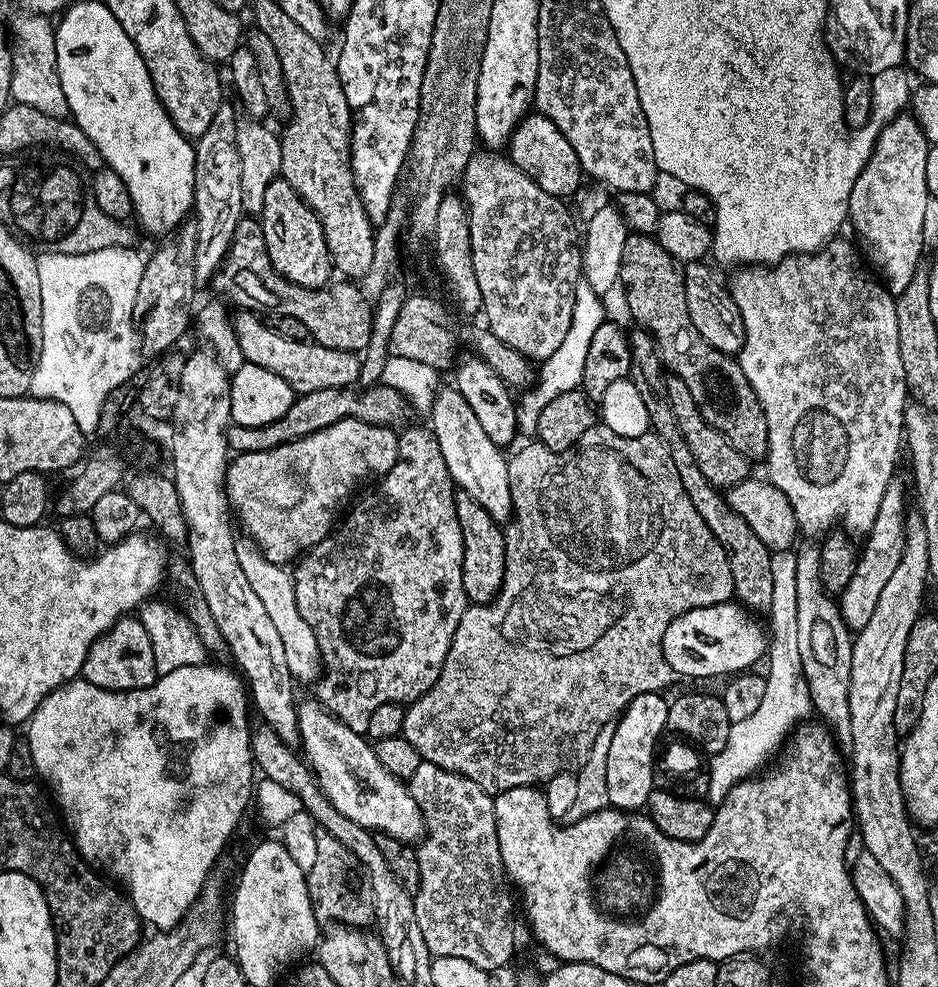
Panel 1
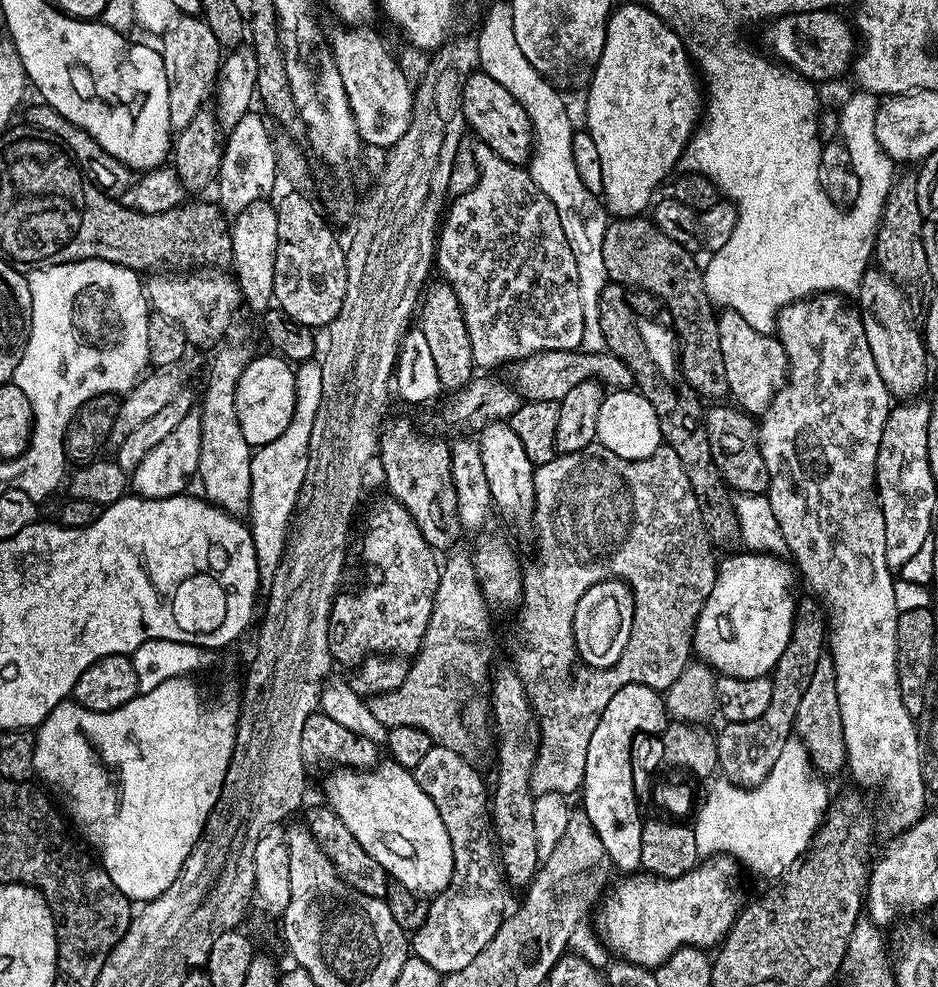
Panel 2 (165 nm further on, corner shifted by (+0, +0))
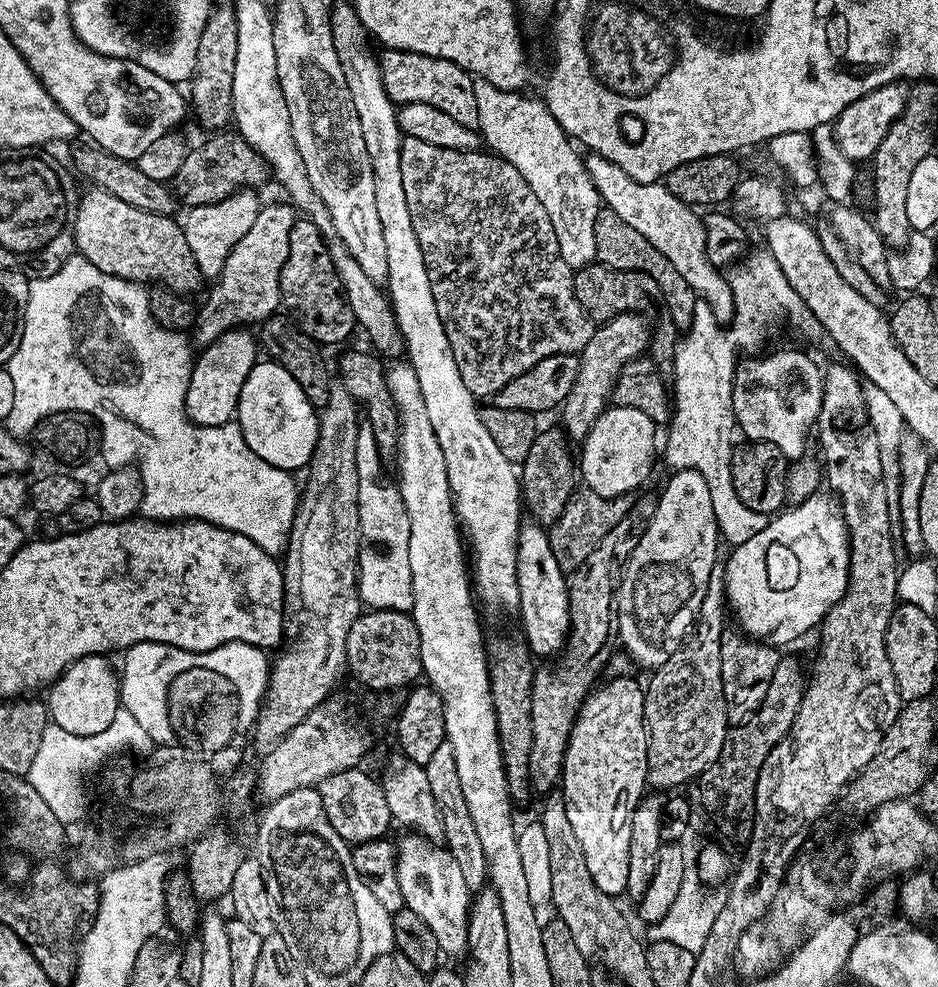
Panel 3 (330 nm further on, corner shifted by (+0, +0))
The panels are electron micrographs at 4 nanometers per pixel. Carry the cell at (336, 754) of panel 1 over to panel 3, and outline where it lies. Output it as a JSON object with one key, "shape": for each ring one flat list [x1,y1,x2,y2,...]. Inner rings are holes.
{"shape":[[404,834,398,840,396,853,396,869,398,870,398,886,402,886,404,907,414,910,418,918,426,921,426,926,434,930,434,938,438,938,438,946,445,957,461,956,468,951,468,914,470,911,470,893,466,886,466,878,462,878,462,869,452,857,447,847,439,843,424,839,419,834]]}

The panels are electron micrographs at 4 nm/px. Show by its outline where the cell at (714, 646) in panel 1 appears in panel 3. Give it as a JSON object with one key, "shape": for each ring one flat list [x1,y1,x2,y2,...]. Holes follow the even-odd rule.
{"shape":[[817,494,790,508,773,515,764,530,733,547,724,564,726,604,731,615,732,612,736,615,739,631,773,646,792,644,811,628,813,631,838,598,842,598,848,585,848,531,840,513,840,501,831,494]]}

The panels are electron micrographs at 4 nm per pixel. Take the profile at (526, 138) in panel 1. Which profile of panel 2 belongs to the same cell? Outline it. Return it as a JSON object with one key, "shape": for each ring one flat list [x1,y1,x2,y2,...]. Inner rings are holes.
{"shape":[[475,71,468,78,464,89,464,123,469,129,476,131,476,140,485,144,489,152,500,156,511,164,523,165,532,155,534,139,527,110,522,107,492,77,482,71]]}

